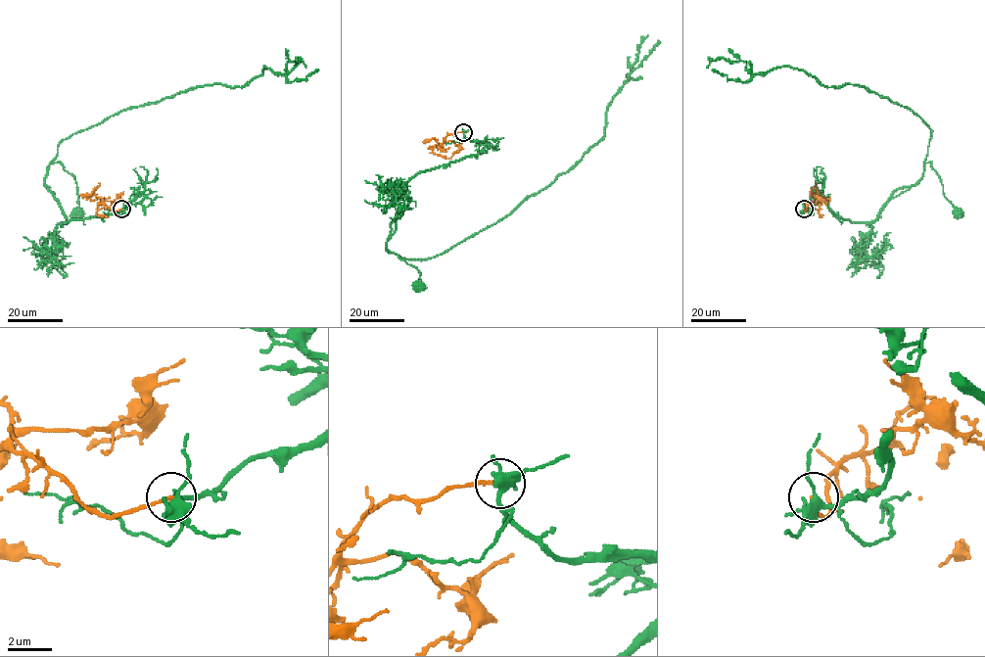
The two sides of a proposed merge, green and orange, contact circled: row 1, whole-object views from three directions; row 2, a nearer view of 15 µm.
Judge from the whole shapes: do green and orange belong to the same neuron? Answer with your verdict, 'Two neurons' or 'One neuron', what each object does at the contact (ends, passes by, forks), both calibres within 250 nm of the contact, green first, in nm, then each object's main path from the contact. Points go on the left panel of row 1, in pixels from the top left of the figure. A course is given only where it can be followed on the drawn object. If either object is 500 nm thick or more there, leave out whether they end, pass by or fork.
Two neurons. At the ring green forks. At the ring orange ends. Thickness 360 nm (green) against 140 nm. Course of green: (121, 210), (144, 196), (103, 216), (64, 221), (44, 183), (50, 164), (61, 163), (74, 177), (77, 211). Course of orange: (121, 209), (114, 211), (102, 204), (100, 197), (93, 194), (90, 198), (93, 201), (109, 197)

